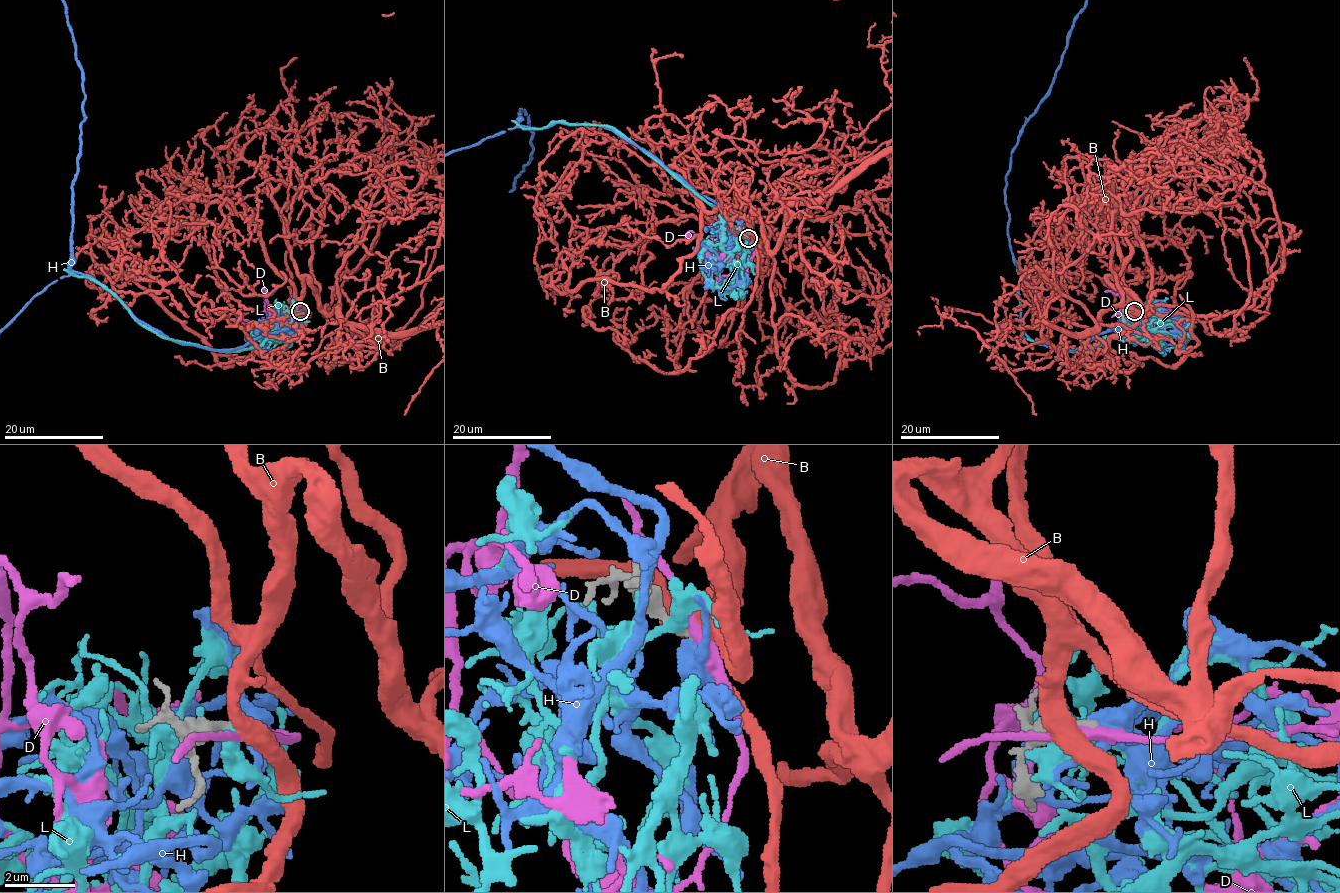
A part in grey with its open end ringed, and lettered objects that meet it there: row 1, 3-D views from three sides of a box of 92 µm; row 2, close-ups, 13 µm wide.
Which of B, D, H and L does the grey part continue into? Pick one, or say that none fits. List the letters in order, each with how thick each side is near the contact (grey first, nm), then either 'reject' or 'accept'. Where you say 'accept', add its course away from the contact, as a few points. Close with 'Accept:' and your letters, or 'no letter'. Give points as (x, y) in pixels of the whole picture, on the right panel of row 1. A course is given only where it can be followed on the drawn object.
B: 280/500 nm | reject
D: 260/320 nm | reject
H: 260/440 nm | reject
L: 380/360 nm | reject
Accept: no letter

